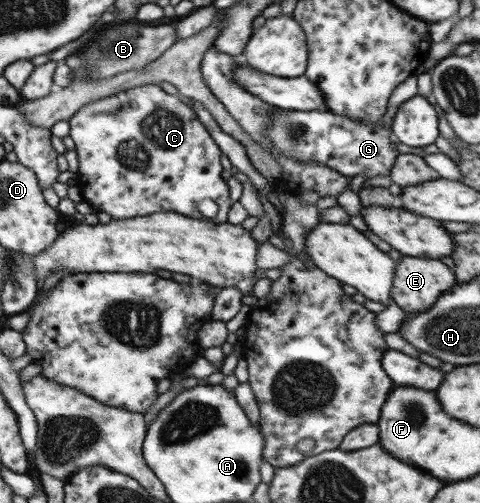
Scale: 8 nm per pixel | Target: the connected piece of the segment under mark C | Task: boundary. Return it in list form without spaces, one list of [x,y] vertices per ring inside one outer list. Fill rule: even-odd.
[[[147,84],[135,86],[114,96],[95,100],[83,105],[71,118],[70,136],[79,157],[77,187],[84,201],[106,212],[114,219],[133,219],[158,212],[174,212],[192,219],[223,224],[233,202],[228,183],[221,177],[219,145],[211,137],[207,127],[201,123],[196,111],[179,100],[169,88]],[[203,199],[211,199],[219,206],[215,217],[208,219],[198,209]]]

